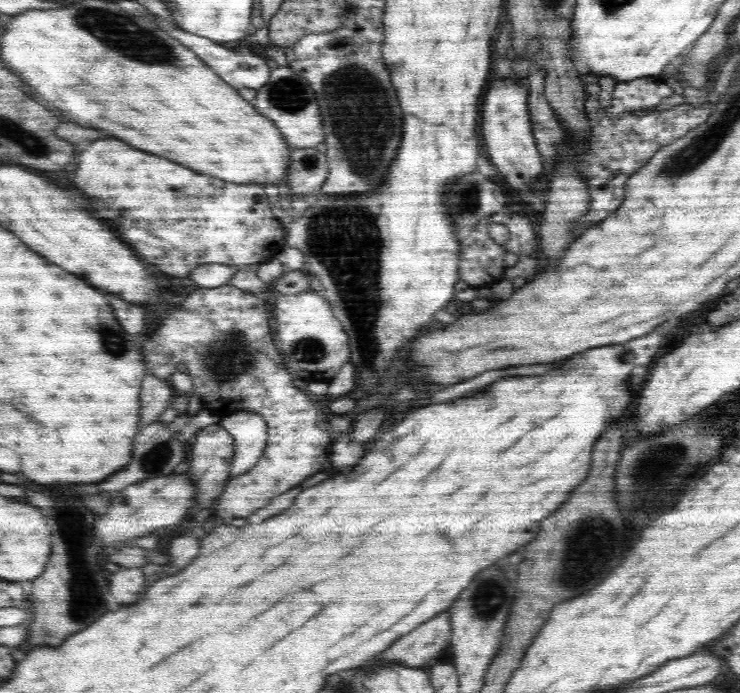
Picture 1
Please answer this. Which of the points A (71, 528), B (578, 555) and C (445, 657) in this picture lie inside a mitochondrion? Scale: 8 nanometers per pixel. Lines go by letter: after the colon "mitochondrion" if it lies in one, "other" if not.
A: mitochondrion
B: mitochondrion
C: other

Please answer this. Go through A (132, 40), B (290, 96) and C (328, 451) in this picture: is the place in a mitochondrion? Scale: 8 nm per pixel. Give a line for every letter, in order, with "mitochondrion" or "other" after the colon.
A: mitochondrion
B: mitochondrion
C: other

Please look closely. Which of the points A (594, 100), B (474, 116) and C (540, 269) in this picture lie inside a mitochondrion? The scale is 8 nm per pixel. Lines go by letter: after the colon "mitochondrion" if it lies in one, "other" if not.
A: other
B: other
C: other

